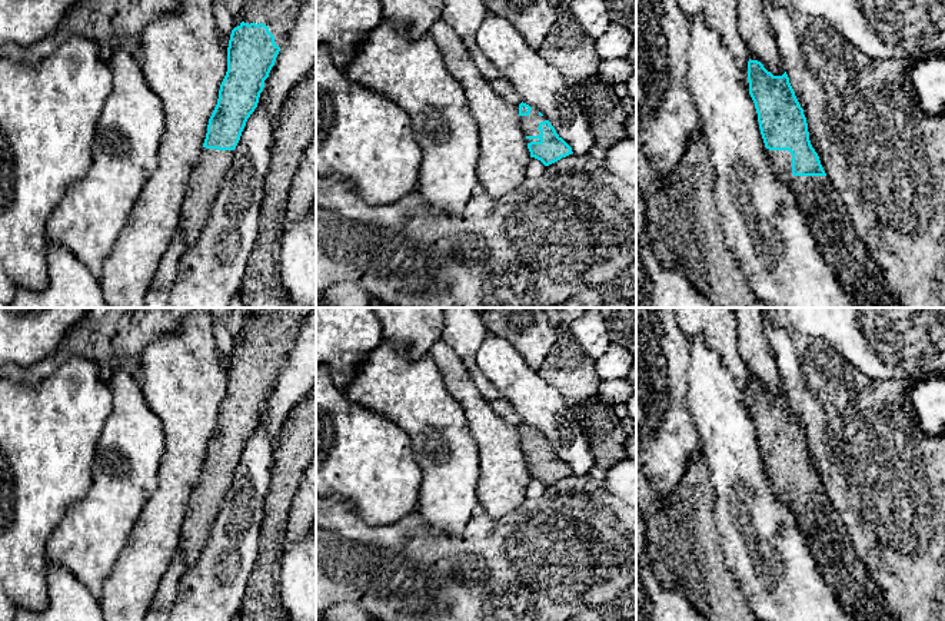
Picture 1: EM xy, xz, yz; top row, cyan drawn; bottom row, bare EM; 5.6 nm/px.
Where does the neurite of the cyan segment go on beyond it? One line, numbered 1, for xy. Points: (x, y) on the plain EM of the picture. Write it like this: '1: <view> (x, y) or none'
1: xy (208, 495)

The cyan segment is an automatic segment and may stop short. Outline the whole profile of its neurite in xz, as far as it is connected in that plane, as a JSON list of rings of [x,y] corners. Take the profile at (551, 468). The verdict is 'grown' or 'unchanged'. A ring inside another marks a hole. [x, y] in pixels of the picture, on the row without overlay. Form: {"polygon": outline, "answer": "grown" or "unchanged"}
{"polygon": [[[522,422],[519,425],[519,436],[530,478],[549,486],[573,474],[572,468],[556,454],[540,432]]], "answer": "grown"}

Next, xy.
{"polygon": [[[254,308],[234,336],[227,392],[209,439],[199,484],[182,525],[179,549],[189,568],[200,555],[233,481],[247,439],[259,424],[280,368],[313,308]]], "answer": "grown"}

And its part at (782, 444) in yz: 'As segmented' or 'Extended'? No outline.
Extended

